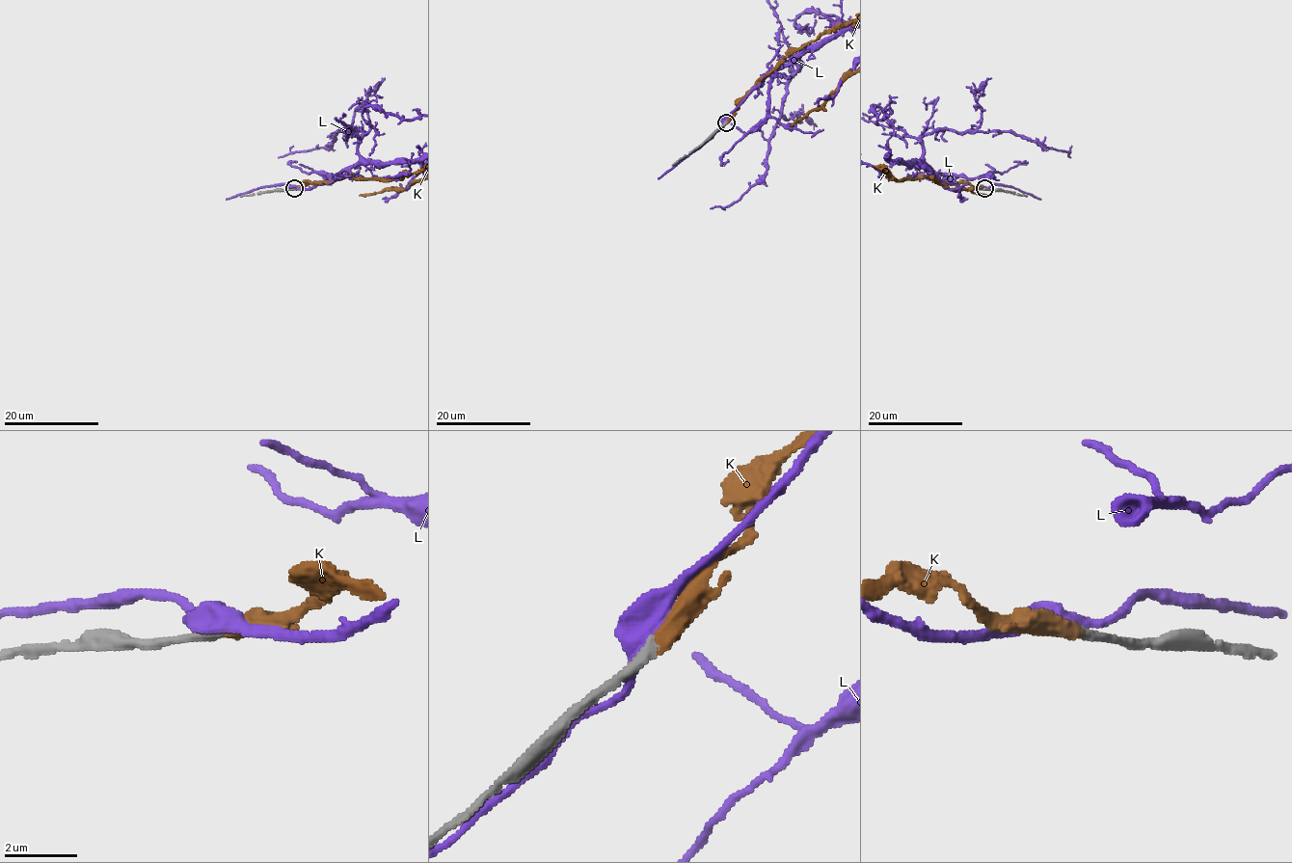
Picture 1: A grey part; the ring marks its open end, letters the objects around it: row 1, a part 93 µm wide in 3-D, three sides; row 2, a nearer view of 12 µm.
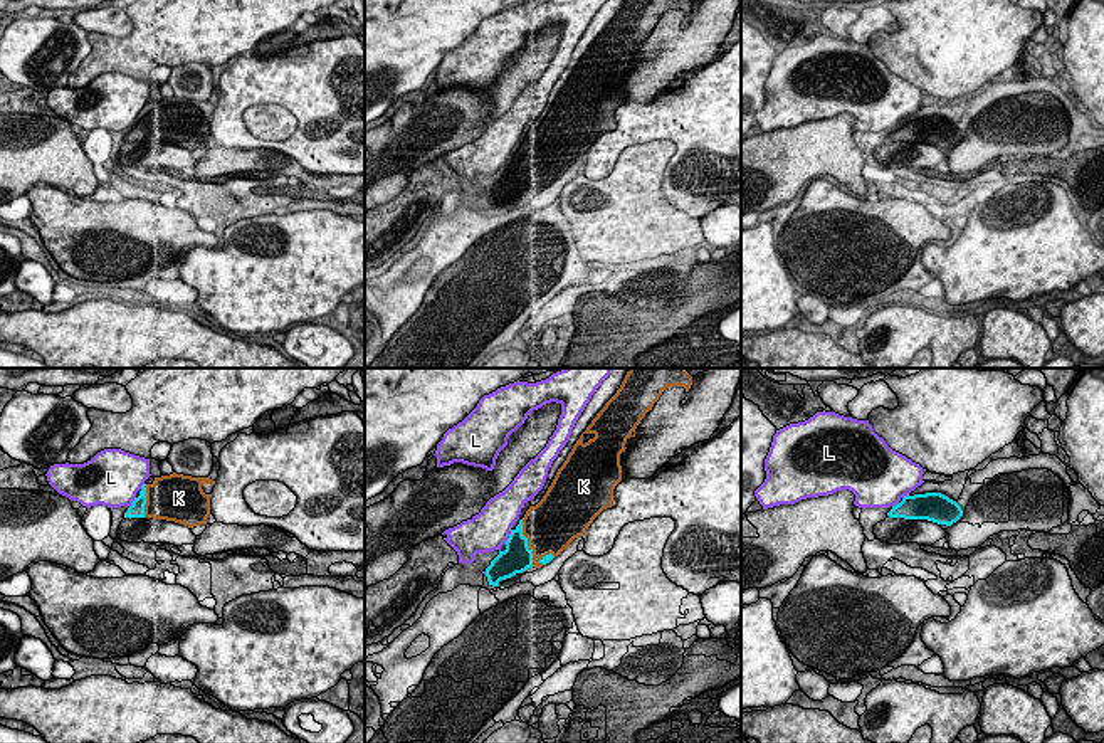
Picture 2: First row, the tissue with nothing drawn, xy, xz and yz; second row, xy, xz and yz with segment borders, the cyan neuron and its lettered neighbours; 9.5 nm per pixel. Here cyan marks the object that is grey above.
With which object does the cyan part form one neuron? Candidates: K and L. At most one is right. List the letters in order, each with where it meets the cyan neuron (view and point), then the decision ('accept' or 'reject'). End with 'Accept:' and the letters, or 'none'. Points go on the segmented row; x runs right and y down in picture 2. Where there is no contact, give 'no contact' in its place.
K: xz (526, 543) | accept
L: xz (509, 537) | reject
Accept: K

